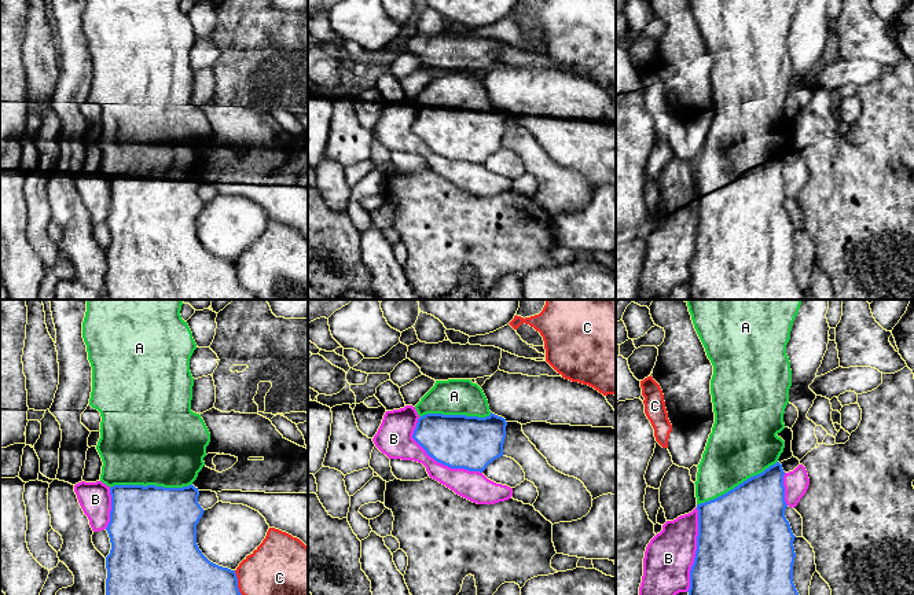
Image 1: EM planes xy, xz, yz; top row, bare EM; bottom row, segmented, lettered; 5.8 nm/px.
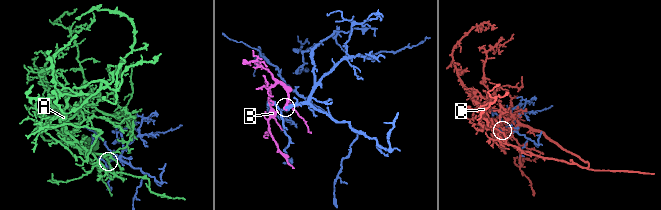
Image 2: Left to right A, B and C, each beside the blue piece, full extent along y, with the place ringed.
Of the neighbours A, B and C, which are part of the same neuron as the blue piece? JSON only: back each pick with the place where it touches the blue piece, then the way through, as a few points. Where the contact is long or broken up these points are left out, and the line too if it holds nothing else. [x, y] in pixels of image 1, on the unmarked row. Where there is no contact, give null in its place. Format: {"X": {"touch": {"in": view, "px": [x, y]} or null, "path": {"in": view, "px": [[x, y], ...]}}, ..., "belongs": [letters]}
{"A": {"touch": {"in": "xy", "px": [150, 177]}}, "belongs": ["A"]}

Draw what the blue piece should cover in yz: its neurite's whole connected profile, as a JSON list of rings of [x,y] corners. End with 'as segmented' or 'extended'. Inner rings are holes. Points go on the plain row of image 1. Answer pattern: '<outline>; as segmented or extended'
[[[689,0],[694,21],[705,40],[706,48],[713,58],[711,71],[711,87],[715,104],[715,115],[709,126],[702,151],[700,154],[695,176],[695,190],[698,202],[698,228],[694,256],[690,262],[690,300],[805,300],[793,275],[794,227],[785,209],[788,199],[785,194],[782,157],[778,154],[785,140],[785,133],[777,126],[785,121],[783,106],[789,95],[789,81],[792,78],[790,54],[786,47],[786,37],[790,32],[793,14],[800,0]]]; extended

